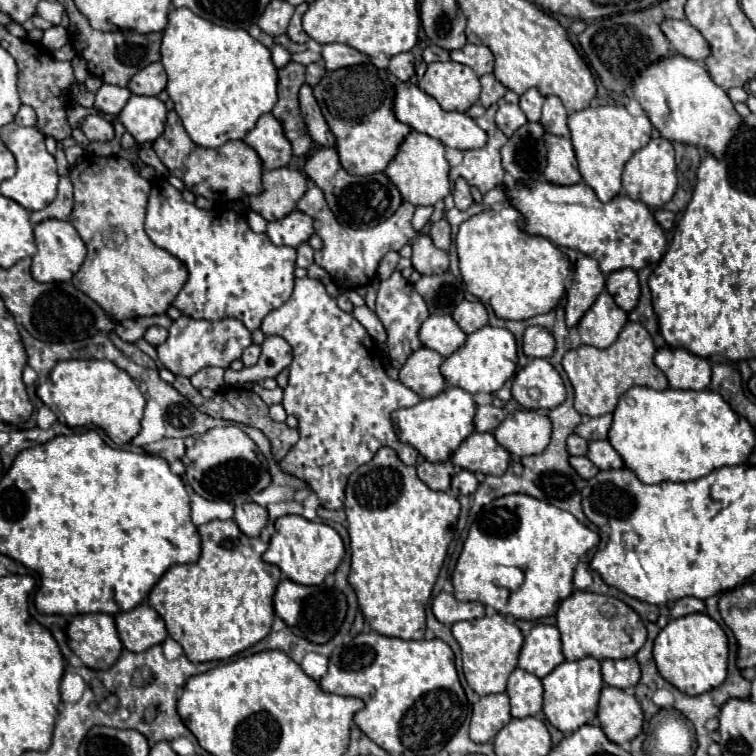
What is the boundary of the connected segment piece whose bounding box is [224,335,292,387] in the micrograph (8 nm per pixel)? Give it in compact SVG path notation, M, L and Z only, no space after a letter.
M278 335L266 337L262 343L262 355L254 367L246 367L242 371L226 369L224 381L228 387L242 387L246 383L258 383L268 377L276 377L282 369L286 369L292 363L292 347L286 343L286 339Z

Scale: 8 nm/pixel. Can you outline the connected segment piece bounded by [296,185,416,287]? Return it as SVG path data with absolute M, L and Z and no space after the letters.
M310 185L310 189L298 201L296 209L314 217L314 229L324 241L324 247L320 251L316 251L316 255L314 255L316 265L320 265L326 273L330 273L334 277L334 281L344 283L348 287L360 285L360 283L366 283L368 279L372 279L376 275L376 267L378 267L380 259L388 251L400 251L406 243L410 243L416 237L416 231L412 229L412 223L410 223L412 215L414 215L414 205L408 203L408 201L404 201L400 205L400 209L390 219L386 219L384 223L380 223L376 227L364 229L364 231L354 231L350 227L340 225L334 219L332 211L330 211L330 207L324 199L324 193L316 185Z

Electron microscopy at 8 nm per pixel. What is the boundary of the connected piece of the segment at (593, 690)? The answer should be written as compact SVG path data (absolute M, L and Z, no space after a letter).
M586 657L580 661L564 661L550 675L542 679L542 685L544 685L544 713L548 721L564 735L574 733L582 725L596 721L598 699L604 687L598 659Z

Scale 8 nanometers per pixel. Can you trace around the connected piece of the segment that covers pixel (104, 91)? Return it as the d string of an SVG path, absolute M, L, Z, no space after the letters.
M102 85L102 89L96 93L96 103L94 109L98 113L106 113L112 115L116 119L116 115L124 109L124 103L130 99L130 91L124 87L116 87L116 85Z

